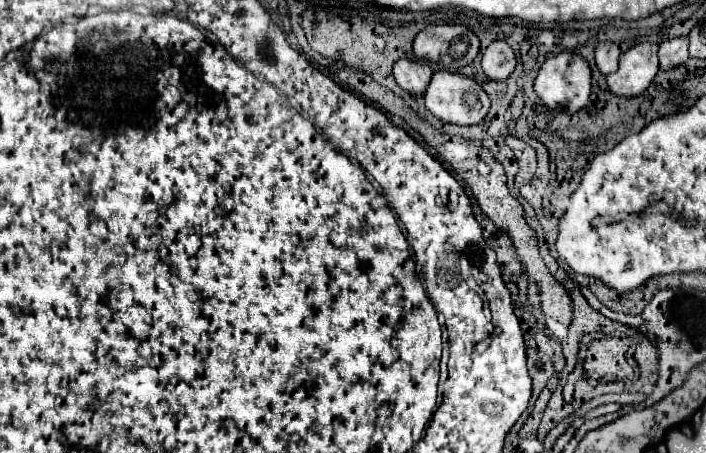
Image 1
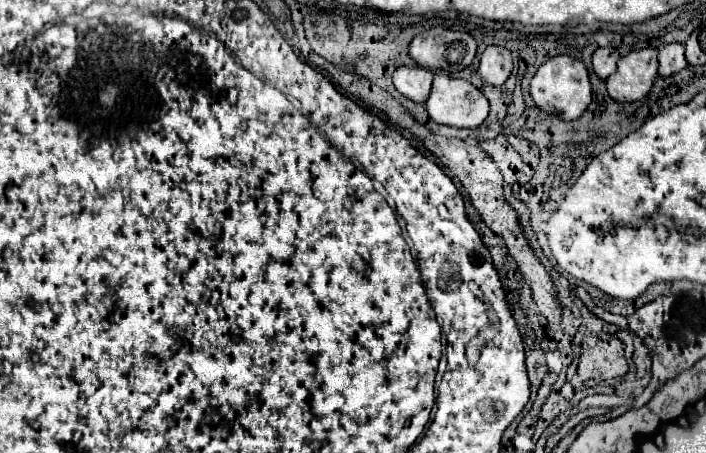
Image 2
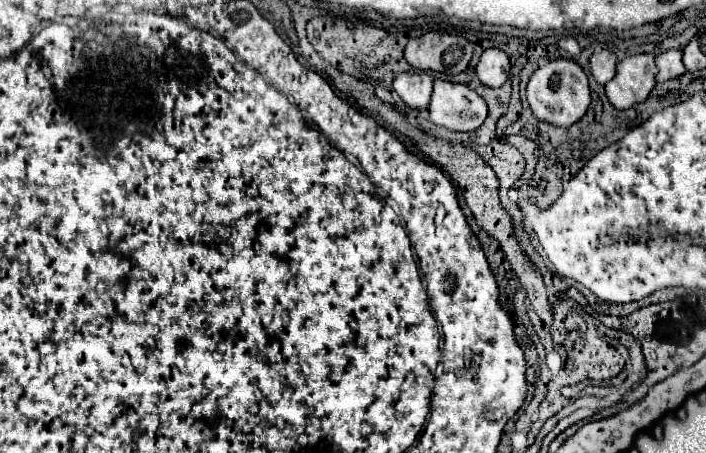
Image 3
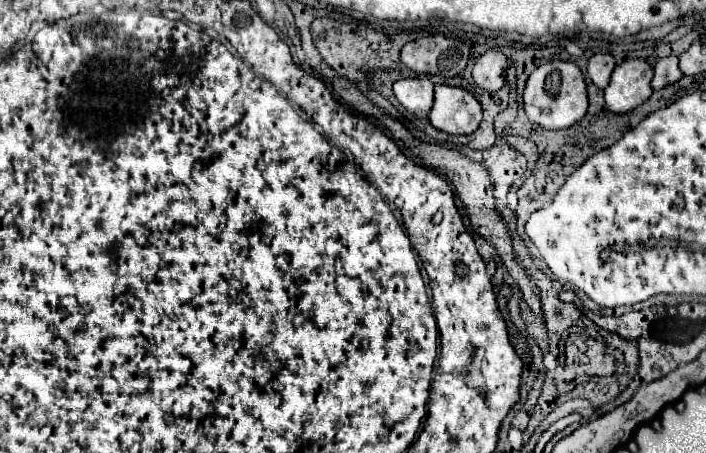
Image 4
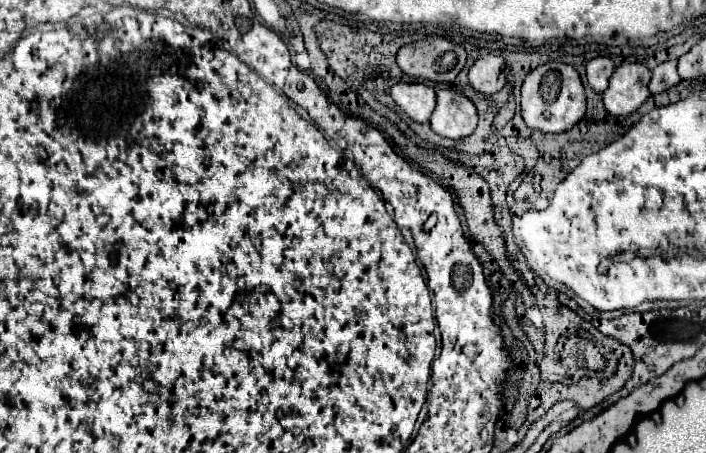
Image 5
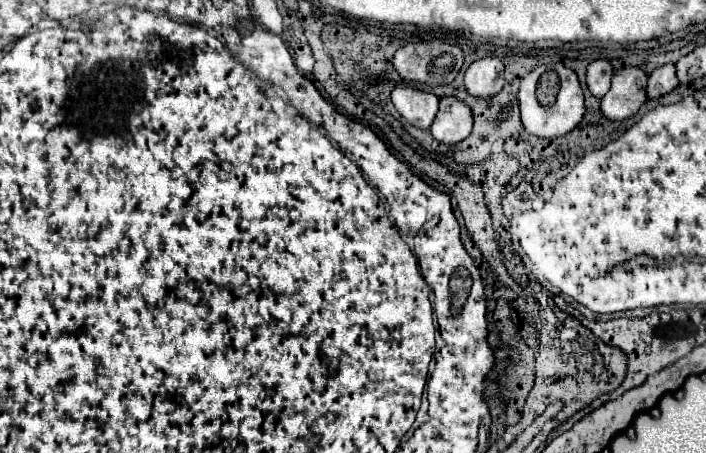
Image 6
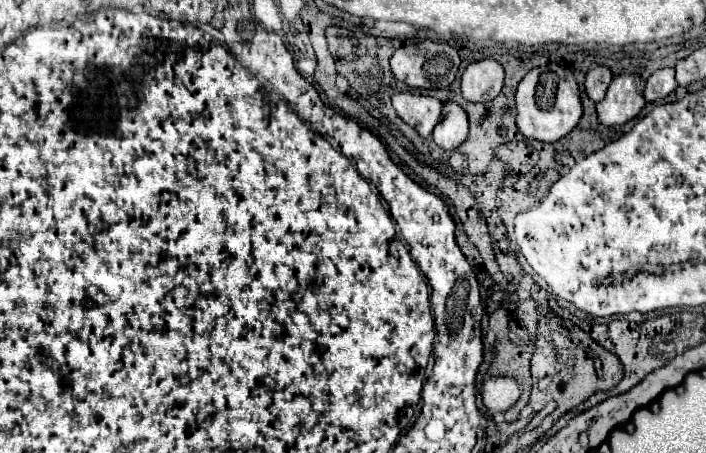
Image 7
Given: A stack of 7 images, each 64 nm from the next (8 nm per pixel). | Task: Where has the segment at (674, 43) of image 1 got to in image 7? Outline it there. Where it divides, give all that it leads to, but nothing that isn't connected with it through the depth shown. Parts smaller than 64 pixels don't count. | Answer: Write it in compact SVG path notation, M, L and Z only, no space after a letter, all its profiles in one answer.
M674 68L656 70L656 72L646 80L644 98L646 98L646 102L654 102L654 100L658 100L658 98L666 98L676 86L678 86L678 84L676 84L676 80L674 80Z

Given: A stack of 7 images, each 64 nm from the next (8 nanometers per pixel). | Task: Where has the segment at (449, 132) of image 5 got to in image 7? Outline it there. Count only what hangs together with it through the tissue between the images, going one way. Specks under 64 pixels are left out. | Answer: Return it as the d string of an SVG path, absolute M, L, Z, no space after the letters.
M446 102L442 108L440 124L436 124L432 138L444 150L456 150L468 136L468 118L466 112L454 104Z

